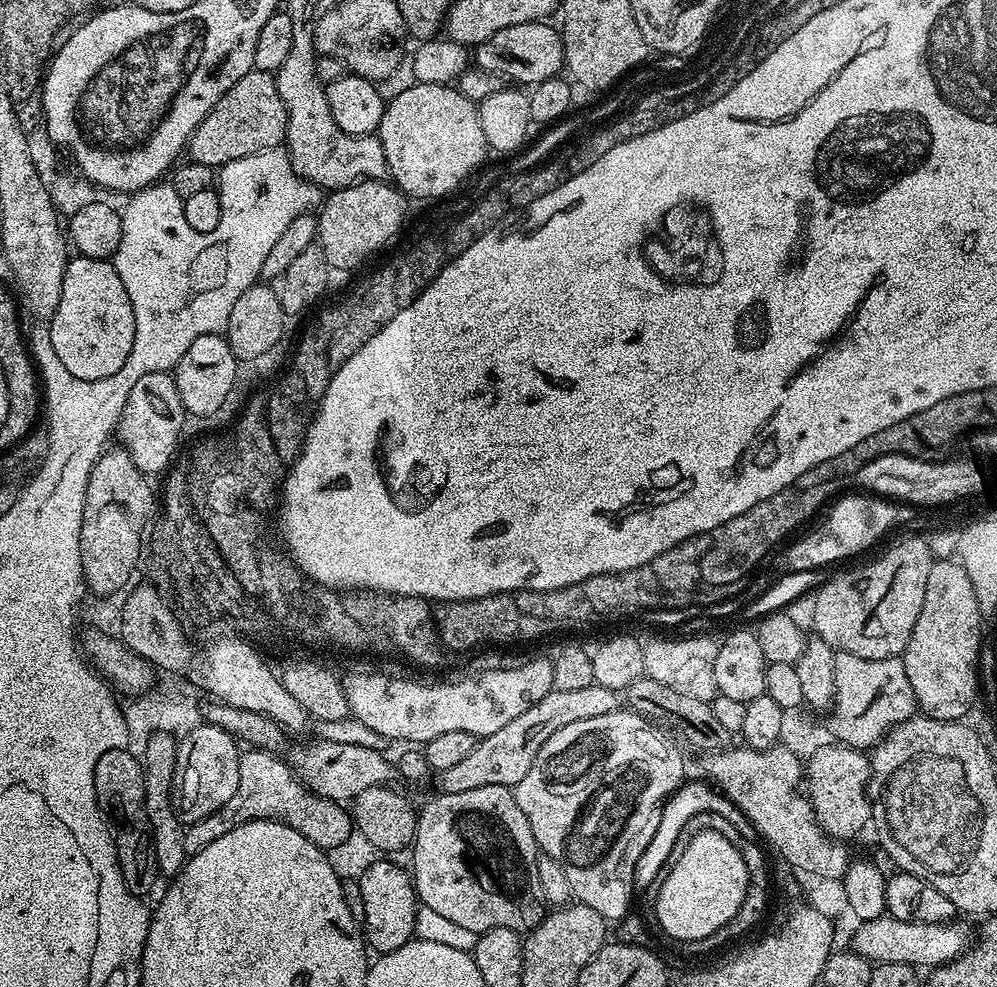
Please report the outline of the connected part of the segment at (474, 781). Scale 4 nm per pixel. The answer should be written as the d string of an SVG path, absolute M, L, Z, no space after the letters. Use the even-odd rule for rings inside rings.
M594 683L582 690L551 691L530 710L518 714L511 722L506 722L502 730L494 730L494 734L477 739L474 750L462 758L450 770L439 773L439 791L443 794L462 794L462 790L478 790L478 786L502 786L512 788L522 778L526 778L526 770L534 762L538 750L542 750L542 742L554 734L554 730L562 730L562 726L570 726L570 722L582 722L582 718L599 718L601 714L610 714L621 707L622 700L617 689L607 688Z

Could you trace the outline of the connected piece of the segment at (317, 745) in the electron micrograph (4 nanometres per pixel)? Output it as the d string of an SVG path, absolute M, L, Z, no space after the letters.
M312 740L309 744L296 744L286 753L287 759L295 768L297 775L311 792L317 796L337 802L355 801L358 794L367 788L382 788L393 783L394 764L387 760L376 748L367 748L364 744L347 744L344 740Z

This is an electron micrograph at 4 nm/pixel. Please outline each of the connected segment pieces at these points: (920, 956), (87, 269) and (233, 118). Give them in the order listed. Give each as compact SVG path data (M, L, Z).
M890 915L865 920L852 936L851 951L876 964L911 964L931 970L941 964L948 964L964 955L970 947L968 928L964 924L923 924L922 922L902 922Z
M79 254L73 255L64 267L62 278L62 294L58 298L58 306L50 317L48 324L50 339L58 354L62 366L74 374L74 378L83 380L101 380L110 378L126 366L126 358L130 358L130 350L136 337L134 322L134 306L130 306L130 294L126 294L126 286L122 278L118 278L118 270L112 260L99 260Z
M252 69L222 96L195 128L186 154L195 164L220 168L251 153L279 147L287 137L287 128L285 104L278 94L275 75Z

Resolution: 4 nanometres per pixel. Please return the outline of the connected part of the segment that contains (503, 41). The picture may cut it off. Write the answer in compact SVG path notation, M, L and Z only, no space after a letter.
M535 20L522 22L522 26L506 26L506 30L498 30L494 38L486 38L486 42L475 45L475 67L490 70L490 74L498 74L516 86L535 86L557 79L565 71L564 38L550 25L551 23Z

